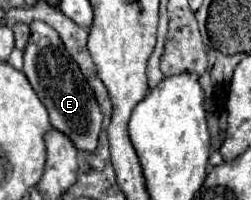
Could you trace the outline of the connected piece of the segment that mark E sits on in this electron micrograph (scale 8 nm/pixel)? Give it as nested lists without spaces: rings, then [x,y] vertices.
[[[45,22],[31,24],[31,38],[25,48],[23,72],[31,82],[33,90],[37,92],[37,96],[41,98],[41,102],[45,104],[53,128],[63,132],[75,144],[77,150],[93,154],[103,124],[103,112],[99,108],[99,102],[95,100],[93,88],[89,86],[87,78],[81,74],[71,54],[65,50],[59,34]]]

